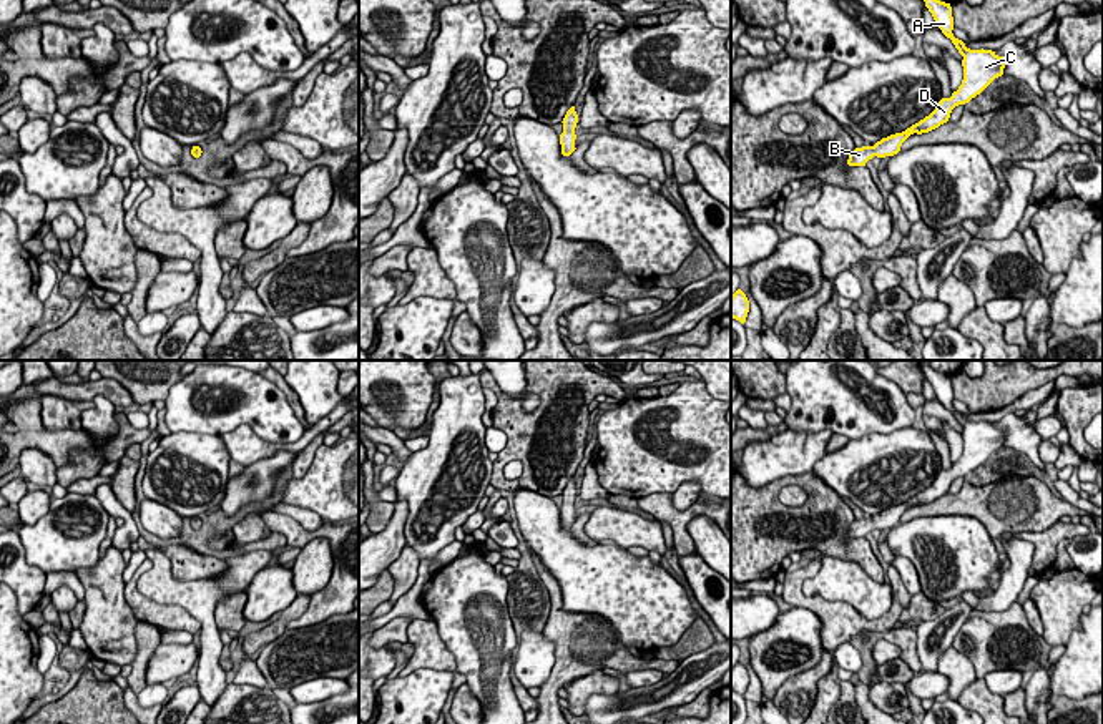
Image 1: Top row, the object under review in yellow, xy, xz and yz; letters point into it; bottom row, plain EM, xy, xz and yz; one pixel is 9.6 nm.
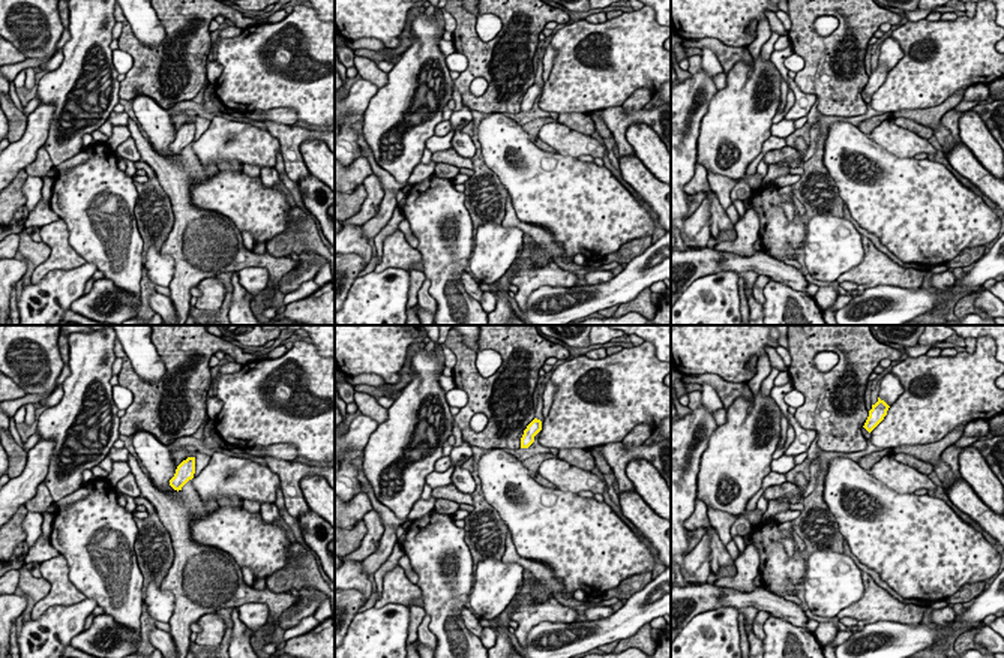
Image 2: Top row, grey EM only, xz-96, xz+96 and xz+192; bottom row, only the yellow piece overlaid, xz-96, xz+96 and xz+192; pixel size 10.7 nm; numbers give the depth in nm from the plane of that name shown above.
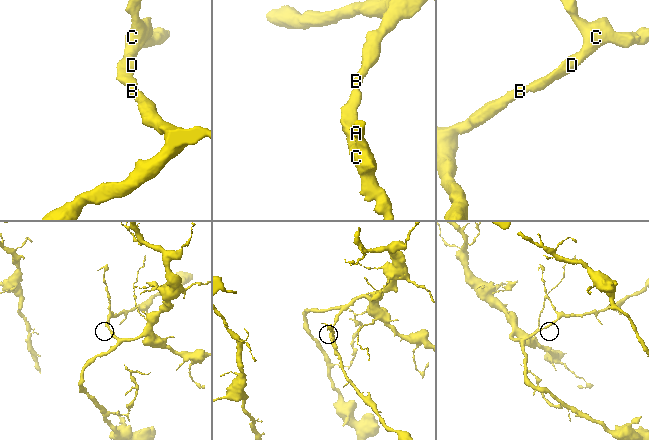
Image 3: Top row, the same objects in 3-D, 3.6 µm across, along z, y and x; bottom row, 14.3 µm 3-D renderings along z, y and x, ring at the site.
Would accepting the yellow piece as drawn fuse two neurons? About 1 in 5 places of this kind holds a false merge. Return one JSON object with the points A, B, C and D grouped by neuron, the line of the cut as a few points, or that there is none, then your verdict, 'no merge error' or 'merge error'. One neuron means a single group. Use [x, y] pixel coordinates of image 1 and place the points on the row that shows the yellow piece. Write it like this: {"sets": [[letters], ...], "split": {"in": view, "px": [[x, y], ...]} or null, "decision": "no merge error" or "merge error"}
{"sets": [["A", "B", "C", "D"]], "split": null, "decision": "no merge error"}

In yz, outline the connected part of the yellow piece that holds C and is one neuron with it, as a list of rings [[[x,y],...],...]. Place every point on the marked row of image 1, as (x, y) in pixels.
[[[924,0],[925,7],[932,13],[935,25],[942,33],[952,40],[958,53],[963,56],[963,80],[957,91],[950,98],[942,98],[935,110],[912,125],[902,133],[882,138],[874,146],[855,148],[847,159],[849,166],[865,166],[874,156],[885,158],[894,156],[900,151],[902,143],[914,133],[929,133],[940,125],[947,123],[955,106],[968,103],[972,98],[980,95],[995,78],[1003,75],[1003,56],[998,56],[992,50],[970,50],[965,43],[953,37],[953,17],[950,3],[940,0]]]

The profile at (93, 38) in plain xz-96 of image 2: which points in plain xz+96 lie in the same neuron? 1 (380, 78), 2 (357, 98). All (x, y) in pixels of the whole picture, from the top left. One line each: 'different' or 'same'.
1: different
2: different

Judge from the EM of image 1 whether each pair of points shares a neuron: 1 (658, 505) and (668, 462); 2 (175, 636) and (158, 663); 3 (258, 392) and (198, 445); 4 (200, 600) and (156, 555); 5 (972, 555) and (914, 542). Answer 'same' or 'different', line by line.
1: different
2: different
3: different
4: same
5: same

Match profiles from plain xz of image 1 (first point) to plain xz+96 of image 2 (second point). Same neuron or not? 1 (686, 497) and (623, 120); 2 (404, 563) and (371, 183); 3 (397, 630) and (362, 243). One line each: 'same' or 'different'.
1: different
2: same
3: different

